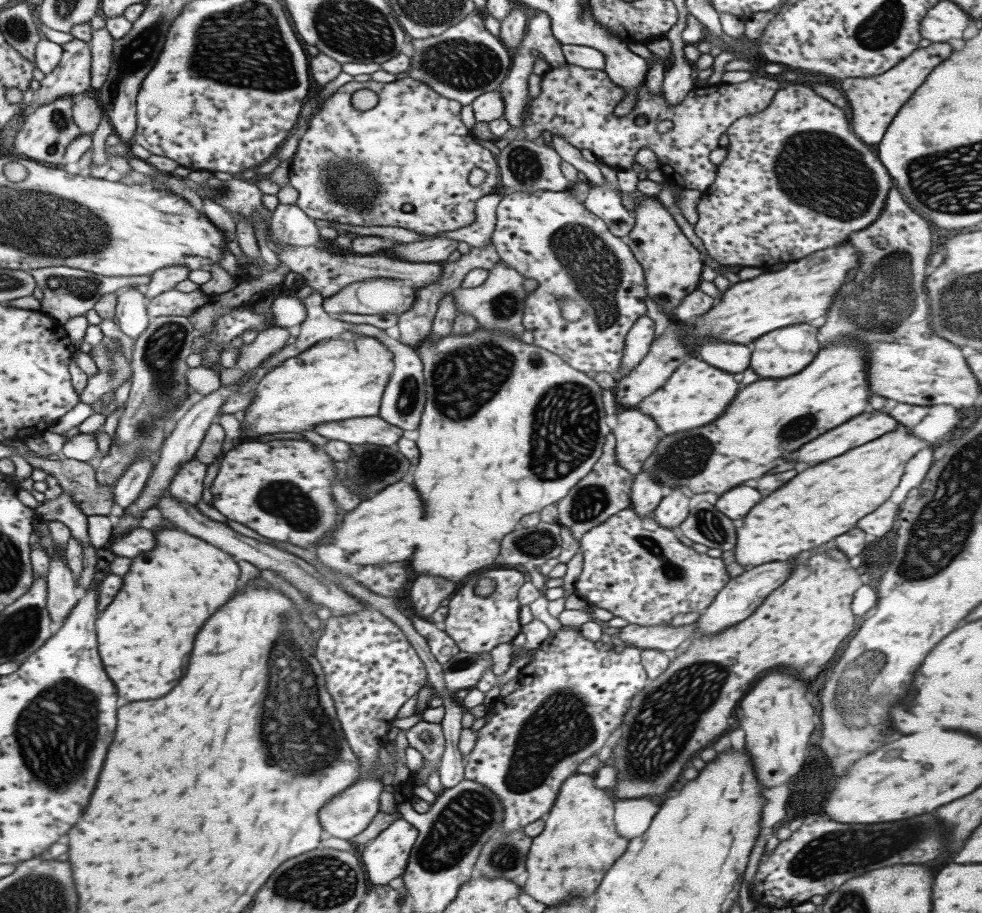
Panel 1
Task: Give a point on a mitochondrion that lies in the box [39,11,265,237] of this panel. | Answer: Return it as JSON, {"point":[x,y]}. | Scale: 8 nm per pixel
{"point":[134,58]}

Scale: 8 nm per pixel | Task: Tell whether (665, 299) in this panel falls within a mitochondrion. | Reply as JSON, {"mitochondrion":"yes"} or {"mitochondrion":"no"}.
{"mitochondrion":"yes"}

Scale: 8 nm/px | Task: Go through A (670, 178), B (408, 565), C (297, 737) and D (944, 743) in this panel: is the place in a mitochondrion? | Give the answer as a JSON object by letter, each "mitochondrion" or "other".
{"A":"other","B":"other","C":"mitochondrion","D":"other"}

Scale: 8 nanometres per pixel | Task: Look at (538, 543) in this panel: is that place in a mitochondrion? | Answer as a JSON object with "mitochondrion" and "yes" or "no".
{"mitochondrion":"yes"}

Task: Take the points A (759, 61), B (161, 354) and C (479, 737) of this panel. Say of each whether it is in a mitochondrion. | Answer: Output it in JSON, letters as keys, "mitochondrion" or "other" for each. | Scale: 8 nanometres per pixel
{"A":"other","B":"mitochondrion","C":"other"}

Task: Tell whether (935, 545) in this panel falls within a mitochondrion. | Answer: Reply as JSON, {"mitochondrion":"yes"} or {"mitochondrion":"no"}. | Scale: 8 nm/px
{"mitochondrion":"yes"}

